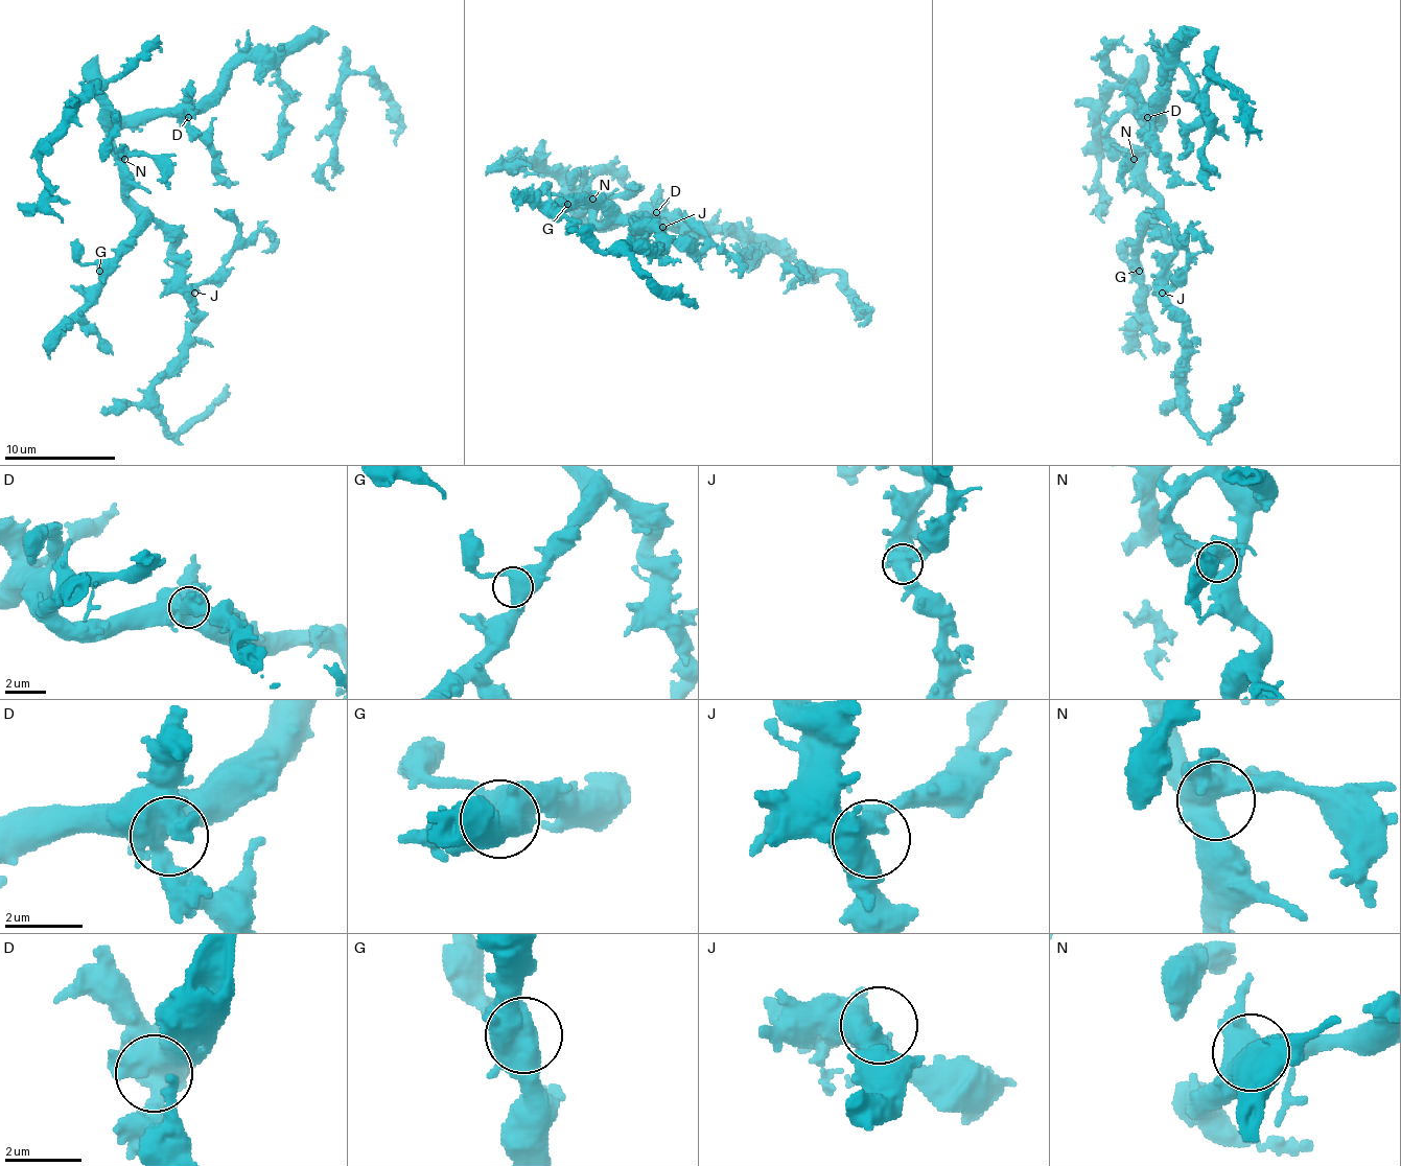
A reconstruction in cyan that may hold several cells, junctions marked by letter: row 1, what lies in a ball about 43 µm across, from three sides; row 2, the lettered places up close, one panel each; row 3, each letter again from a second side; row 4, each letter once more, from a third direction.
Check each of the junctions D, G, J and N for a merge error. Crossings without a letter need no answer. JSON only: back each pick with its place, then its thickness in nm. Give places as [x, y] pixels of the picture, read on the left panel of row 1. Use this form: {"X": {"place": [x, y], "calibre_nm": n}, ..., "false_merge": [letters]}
{"false_merge": []}

